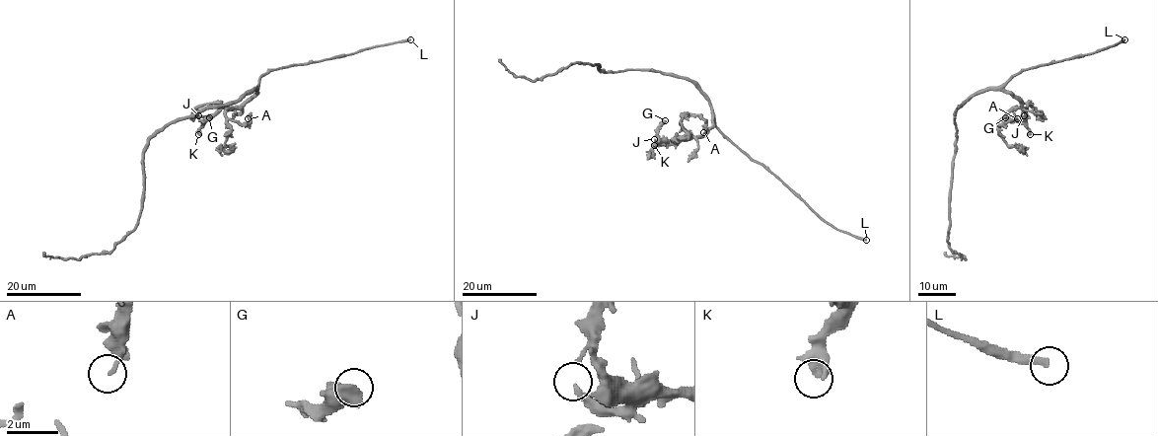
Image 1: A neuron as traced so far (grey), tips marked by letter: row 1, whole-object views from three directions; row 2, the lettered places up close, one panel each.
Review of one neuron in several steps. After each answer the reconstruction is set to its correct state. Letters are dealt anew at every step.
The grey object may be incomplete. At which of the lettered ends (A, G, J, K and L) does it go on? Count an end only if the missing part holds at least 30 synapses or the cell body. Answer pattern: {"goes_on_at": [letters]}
{"goes_on_at": ["K", "L"]}

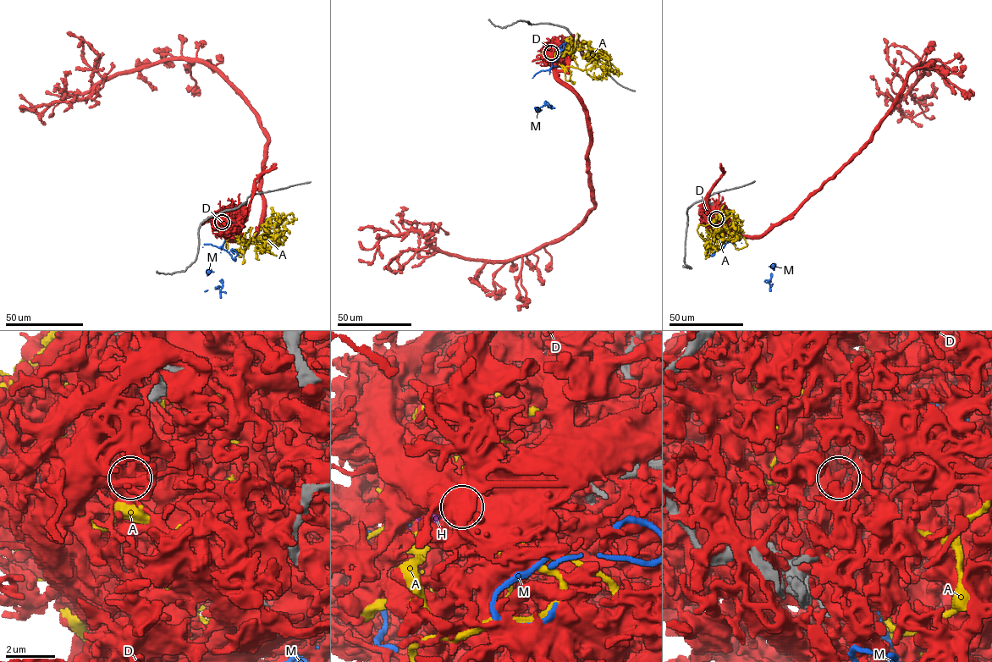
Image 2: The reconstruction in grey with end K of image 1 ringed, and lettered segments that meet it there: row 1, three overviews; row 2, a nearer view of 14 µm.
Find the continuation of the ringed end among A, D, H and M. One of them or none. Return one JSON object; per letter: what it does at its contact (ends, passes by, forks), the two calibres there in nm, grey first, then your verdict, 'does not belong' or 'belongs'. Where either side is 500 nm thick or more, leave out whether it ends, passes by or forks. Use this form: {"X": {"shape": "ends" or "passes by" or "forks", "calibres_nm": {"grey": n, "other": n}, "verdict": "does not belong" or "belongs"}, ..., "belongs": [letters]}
{"A": {"shape": "forks", "calibres_nm": {"grey": 400, "other": 240}, "verdict": "does not belong"}, "D": {"calibres_nm": {"grey": 480, "other": 750}, "verdict": "does not belong"}, "H": {"calibres_nm": {"grey": 500, "other": 480}, "verdict": "does not belong"}, "M": {"calibres_nm": {"grey": 600, "other": 320}, "verdict": "does not belong"}, "belongs": []}

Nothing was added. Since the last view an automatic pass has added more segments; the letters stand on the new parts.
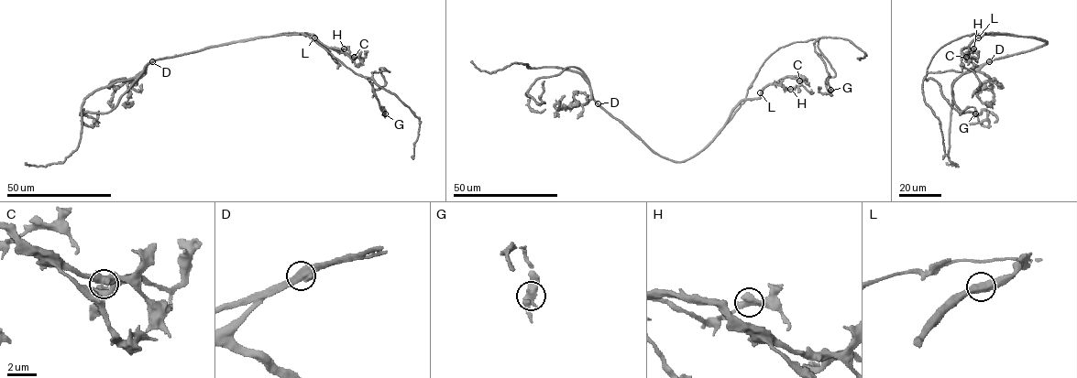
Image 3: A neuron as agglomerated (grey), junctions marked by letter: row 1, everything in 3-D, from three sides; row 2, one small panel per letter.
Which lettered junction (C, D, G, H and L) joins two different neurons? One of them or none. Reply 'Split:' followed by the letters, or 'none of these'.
Split: D

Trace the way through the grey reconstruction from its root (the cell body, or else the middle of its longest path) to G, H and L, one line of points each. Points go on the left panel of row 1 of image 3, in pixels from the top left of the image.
G: (235, 42), (280, 35), (307, 35), (354, 72), (370, 78), (374, 94), (385, 113)
H: (235, 42), (296, 32), (313, 34), (324, 45), (338, 51), (344, 48)
L: (235, 42), (289, 32), (313, 34), (314, 37)

